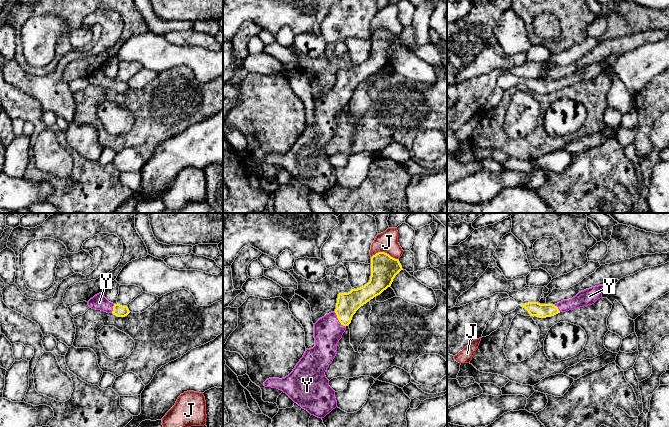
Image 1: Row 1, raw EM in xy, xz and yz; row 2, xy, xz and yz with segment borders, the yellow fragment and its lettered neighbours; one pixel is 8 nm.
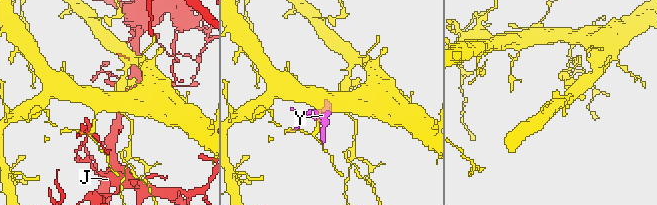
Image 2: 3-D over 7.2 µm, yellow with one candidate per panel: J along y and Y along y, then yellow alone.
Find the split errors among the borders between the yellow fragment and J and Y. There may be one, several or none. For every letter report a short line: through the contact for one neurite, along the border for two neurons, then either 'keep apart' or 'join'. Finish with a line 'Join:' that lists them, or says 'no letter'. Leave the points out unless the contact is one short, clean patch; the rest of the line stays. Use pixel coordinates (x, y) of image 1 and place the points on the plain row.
J: keep apart
Y: line xz (347, 80), (343, 90), (338, 95), (328, 106); join
Join: Y

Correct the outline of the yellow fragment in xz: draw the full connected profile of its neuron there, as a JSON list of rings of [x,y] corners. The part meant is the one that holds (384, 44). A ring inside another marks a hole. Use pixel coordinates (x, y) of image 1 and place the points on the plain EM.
[[[378,28],[373,31],[369,58],[360,64],[351,65],[348,69],[339,69],[335,87],[326,90],[314,100],[315,122],[306,125],[303,133],[288,152],[282,155],[269,154],[264,158],[264,162],[282,166],[295,179],[318,194],[324,194],[335,185],[337,183],[335,167],[329,162],[325,148],[337,130],[337,119],[342,114],[346,103],[351,99],[356,87],[390,63],[393,55],[401,46],[403,45],[399,36],[389,30]]]

